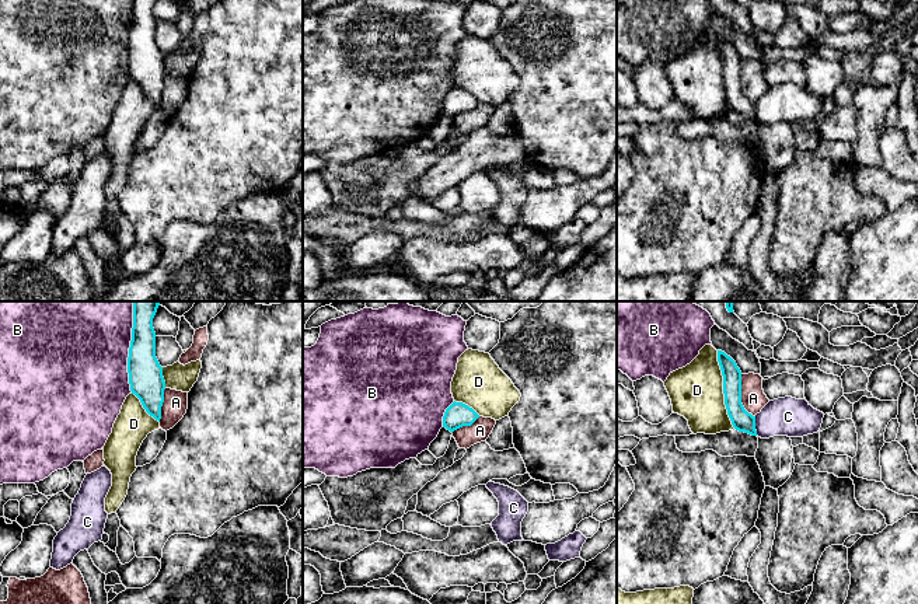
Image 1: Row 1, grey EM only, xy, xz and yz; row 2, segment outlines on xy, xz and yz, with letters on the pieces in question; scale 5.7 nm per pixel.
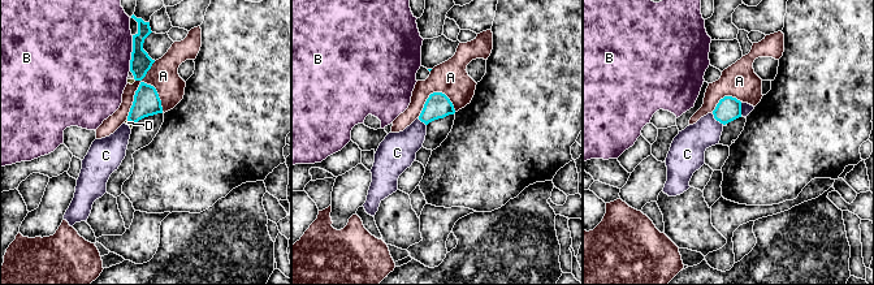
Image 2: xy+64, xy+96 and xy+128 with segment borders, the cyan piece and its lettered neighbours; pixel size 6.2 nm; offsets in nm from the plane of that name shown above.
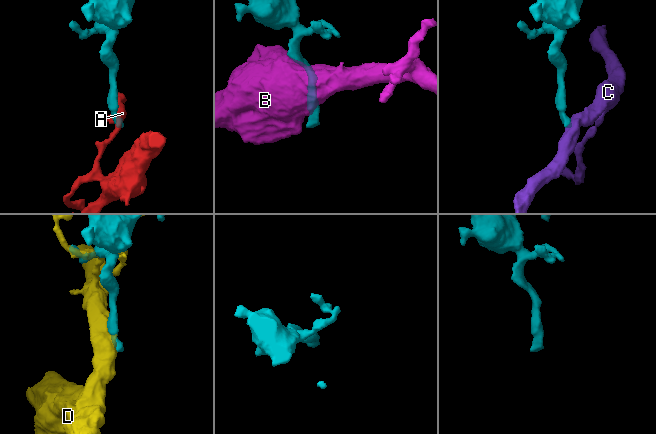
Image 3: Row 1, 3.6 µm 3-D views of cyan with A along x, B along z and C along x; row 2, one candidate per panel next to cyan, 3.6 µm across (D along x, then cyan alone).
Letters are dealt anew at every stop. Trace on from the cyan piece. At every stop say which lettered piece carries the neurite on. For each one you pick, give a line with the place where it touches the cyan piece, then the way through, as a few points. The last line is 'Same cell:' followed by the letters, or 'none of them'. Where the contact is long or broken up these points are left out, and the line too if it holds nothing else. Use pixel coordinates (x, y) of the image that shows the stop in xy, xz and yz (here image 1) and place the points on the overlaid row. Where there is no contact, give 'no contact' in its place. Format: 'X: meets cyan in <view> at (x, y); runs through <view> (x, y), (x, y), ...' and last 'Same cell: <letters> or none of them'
Same cell: none of them

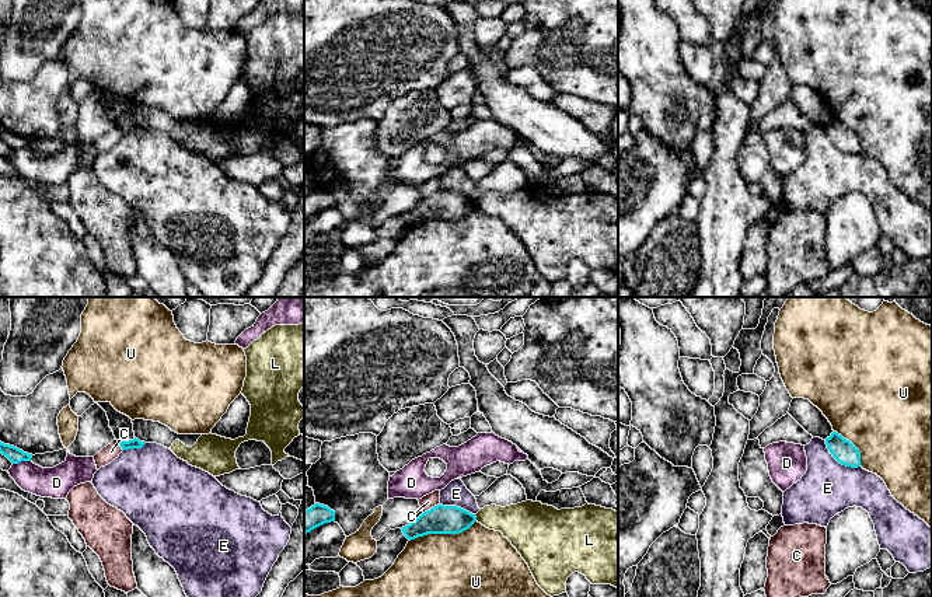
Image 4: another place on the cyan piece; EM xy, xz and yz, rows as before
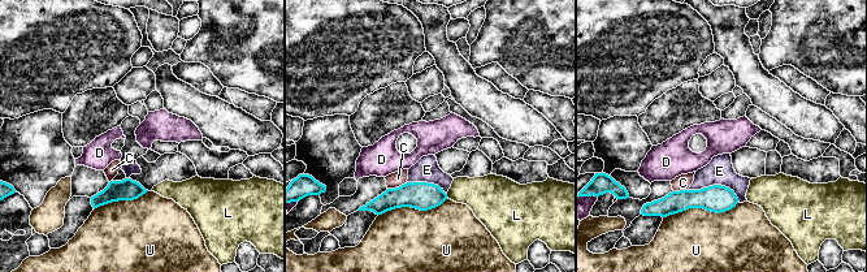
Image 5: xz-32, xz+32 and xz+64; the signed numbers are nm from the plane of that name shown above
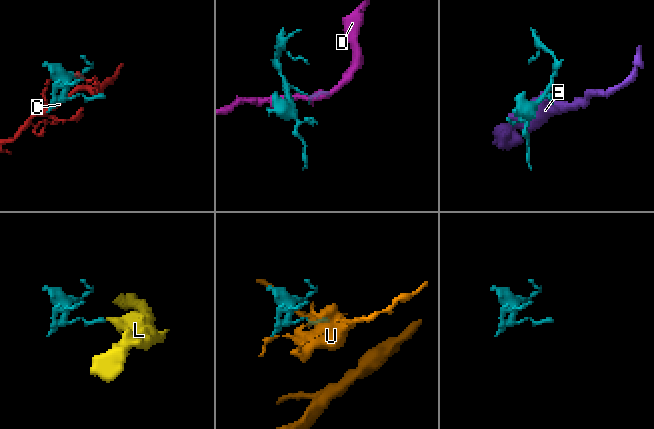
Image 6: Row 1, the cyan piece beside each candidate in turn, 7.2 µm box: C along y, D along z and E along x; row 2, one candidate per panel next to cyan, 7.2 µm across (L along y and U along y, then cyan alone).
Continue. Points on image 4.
Same cell: none of them

